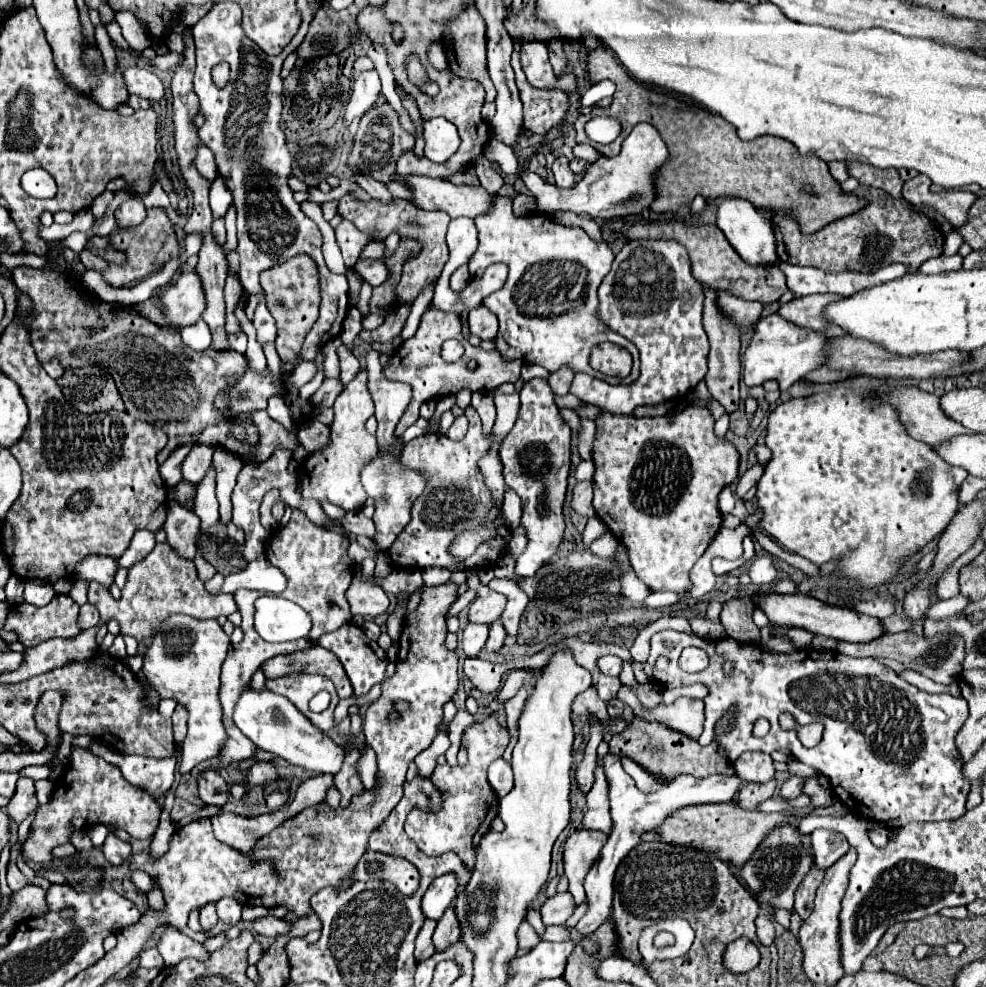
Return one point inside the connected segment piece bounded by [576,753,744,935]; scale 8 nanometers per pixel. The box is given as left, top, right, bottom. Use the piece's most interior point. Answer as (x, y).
(634, 813)

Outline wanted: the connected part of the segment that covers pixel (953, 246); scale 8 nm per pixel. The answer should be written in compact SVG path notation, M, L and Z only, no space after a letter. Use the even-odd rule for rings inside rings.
M952 231L952 233L946 237L946 243L944 243L944 255L956 255L962 243L964 243L962 237L958 237L958 233Z

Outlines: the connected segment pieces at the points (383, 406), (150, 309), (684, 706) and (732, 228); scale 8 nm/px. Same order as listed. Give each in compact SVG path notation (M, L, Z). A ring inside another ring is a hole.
M368 351L364 369L368 373L368 391L376 407L376 419L378 419L376 439L378 445L384 449L392 445L392 433L410 403L410 387L394 383L384 377L378 351Z
M184 271L176 281L166 285L166 289L138 305L132 305L132 309L158 327L174 327L176 331L182 331L188 325L196 325L202 315L202 283L194 271Z
M622 687L618 691L618 699L630 705L636 715L654 719L654 721L662 721L664 725L670 725L672 729L678 729L686 733L688 737L698 739L704 729L704 703L700 699L676 699L672 705L660 705L652 711L644 709L636 693L628 687Z
M736 197L722 199L716 213L716 225L722 229L722 233L726 235L730 245L738 251L738 255L744 257L744 261L752 265L764 265L764 263L774 263L778 259L772 225L762 217L762 213L758 213L758 209L750 201Z

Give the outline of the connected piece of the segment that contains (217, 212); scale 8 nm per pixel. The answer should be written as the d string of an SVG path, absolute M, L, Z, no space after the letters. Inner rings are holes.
M218 177L218 179L212 183L212 187L210 187L210 207L212 207L214 219L224 217L226 211L228 211L228 207L230 207L230 203L232 203L232 195L230 195L230 191L226 189L224 179Z

